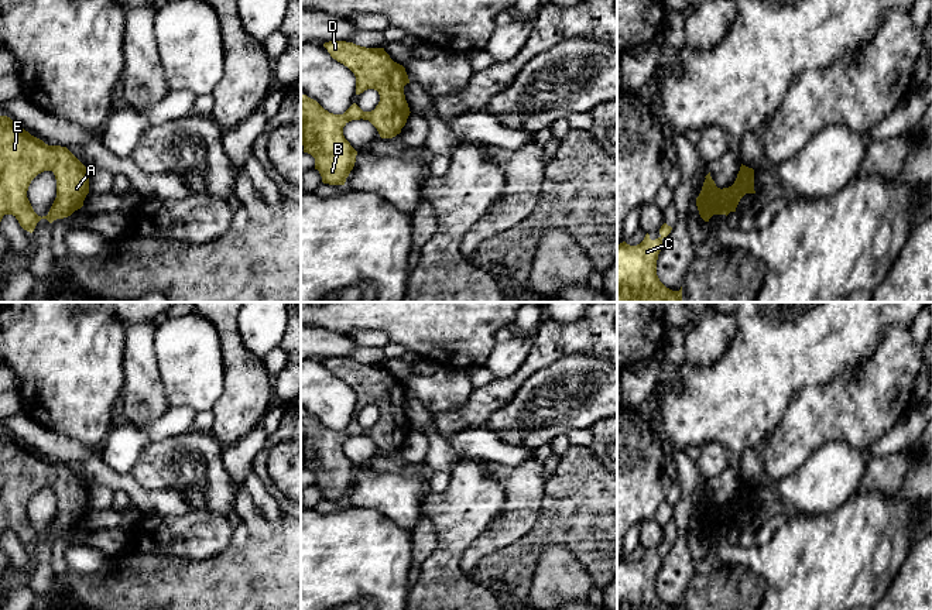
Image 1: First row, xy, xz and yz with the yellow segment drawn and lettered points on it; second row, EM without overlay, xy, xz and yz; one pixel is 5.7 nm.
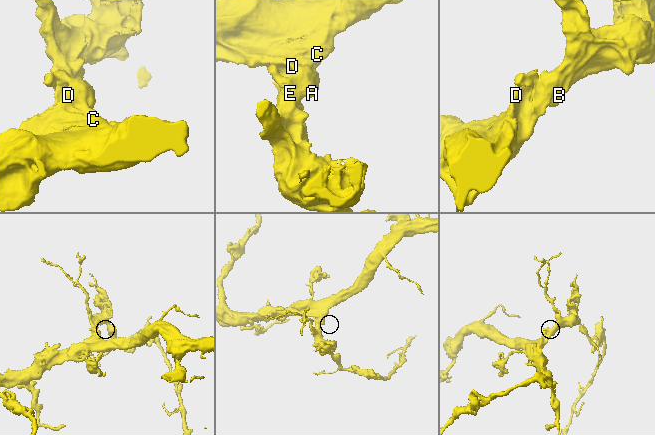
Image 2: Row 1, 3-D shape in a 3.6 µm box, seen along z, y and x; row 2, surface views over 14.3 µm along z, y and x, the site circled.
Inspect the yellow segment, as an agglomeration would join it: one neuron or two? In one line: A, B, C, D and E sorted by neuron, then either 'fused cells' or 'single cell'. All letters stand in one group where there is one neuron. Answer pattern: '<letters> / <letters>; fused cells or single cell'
A B C D E; single cell

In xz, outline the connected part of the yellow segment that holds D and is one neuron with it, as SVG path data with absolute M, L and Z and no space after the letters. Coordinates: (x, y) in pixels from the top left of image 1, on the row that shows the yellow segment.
M329 41L323 47L330 56L347 66L356 76L356 95L367 89L374 89L380 95L380 102L371 112L363 112L353 103L343 114L333 114L325 110L316 100L301 93L301 144L304 152L315 158L315 169L319 171L323 184L345 185L346 178L354 167L357 151L343 136L343 127L352 120L369 120L381 138L393 138L401 133L410 116L404 86L410 83L405 68L394 62L384 48L366 48L346 41Z

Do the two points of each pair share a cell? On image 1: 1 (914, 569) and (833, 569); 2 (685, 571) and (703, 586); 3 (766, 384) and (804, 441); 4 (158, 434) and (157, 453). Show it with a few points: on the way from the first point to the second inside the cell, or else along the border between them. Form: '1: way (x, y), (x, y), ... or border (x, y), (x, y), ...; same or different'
1: border (900, 566), (883, 595); different
2: border (695, 573), (682, 595); different
3: border (805, 387), (791, 398), (780, 424), (766, 439); different
4: border (189, 429), (151, 441), (134, 462); different

